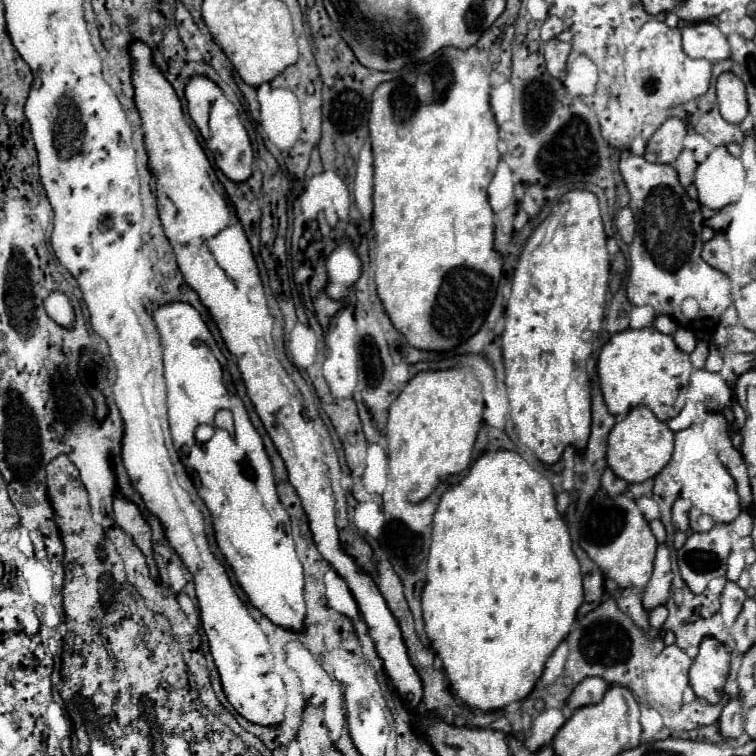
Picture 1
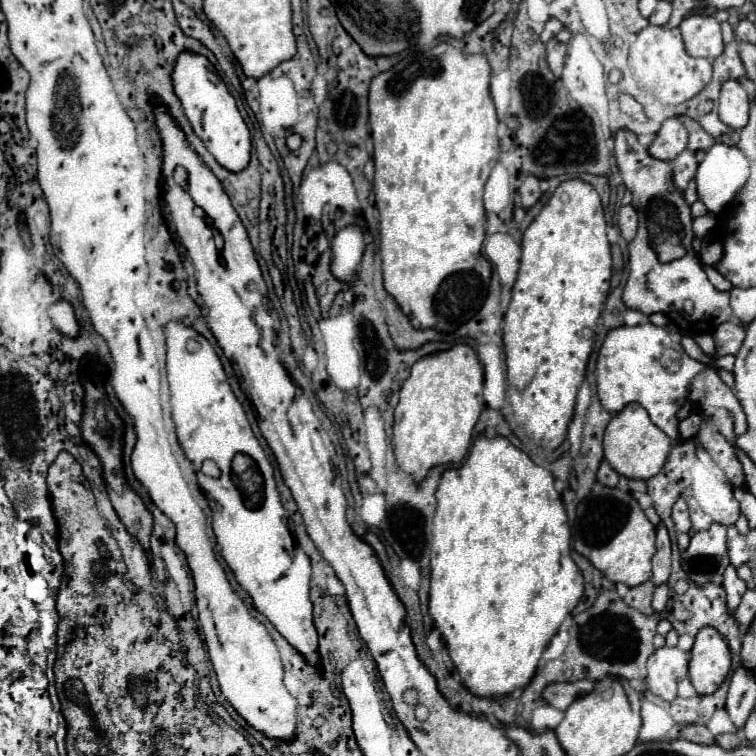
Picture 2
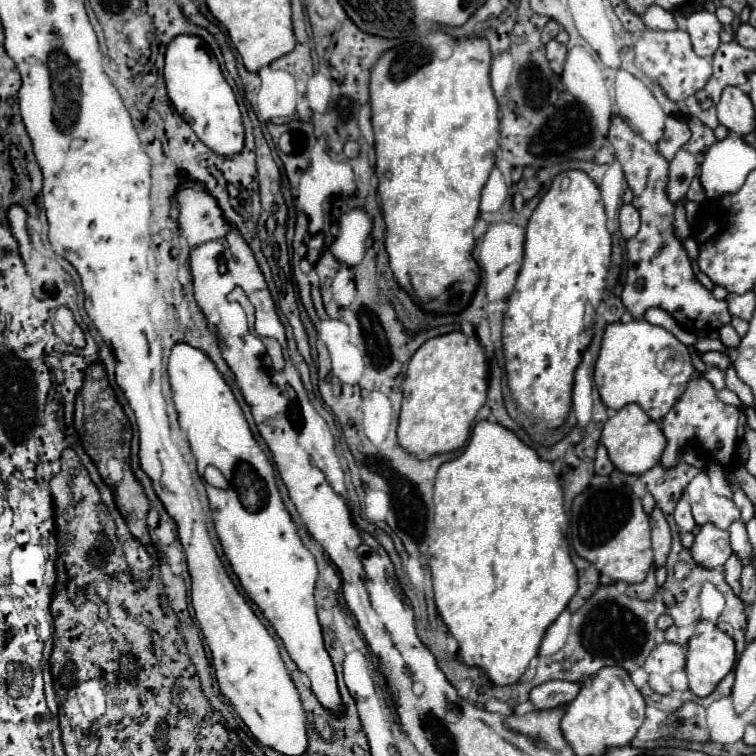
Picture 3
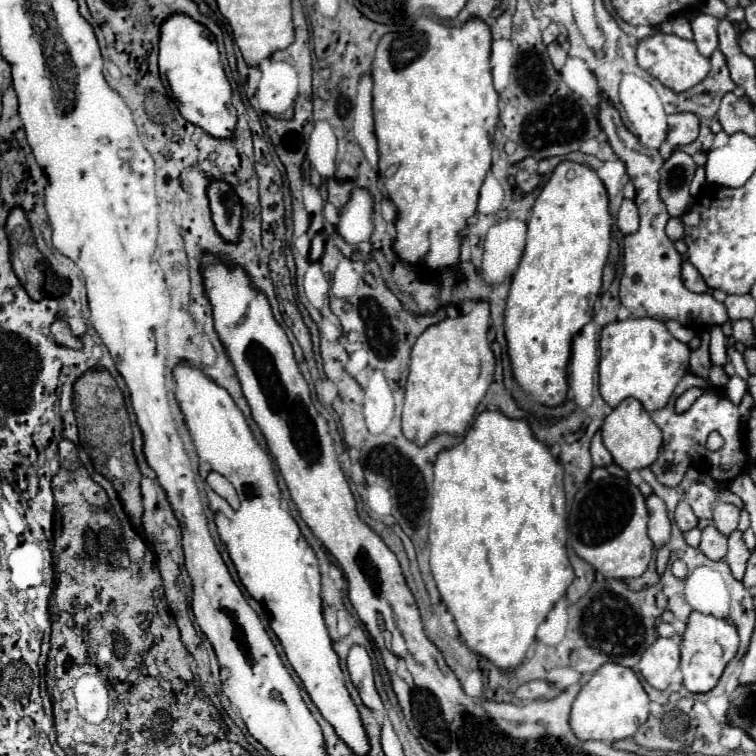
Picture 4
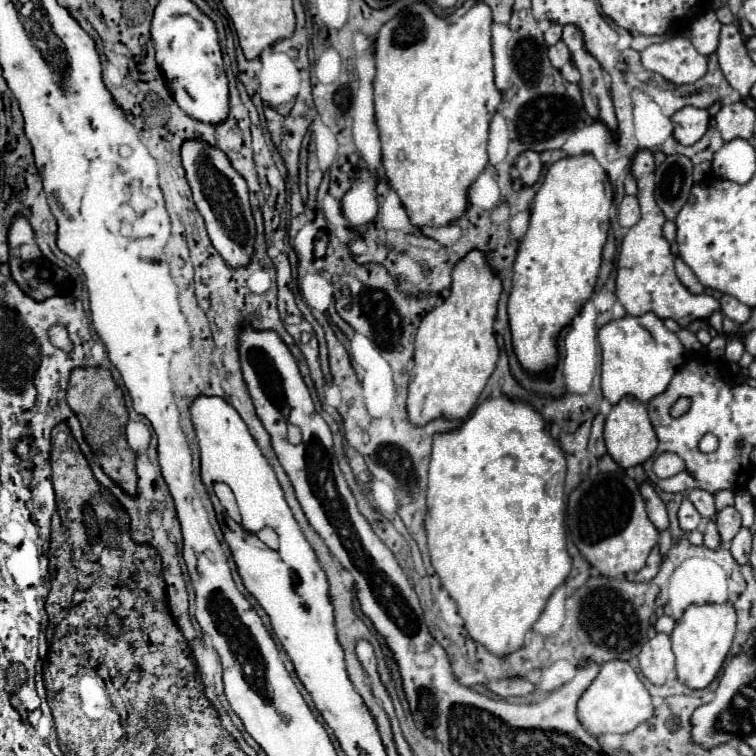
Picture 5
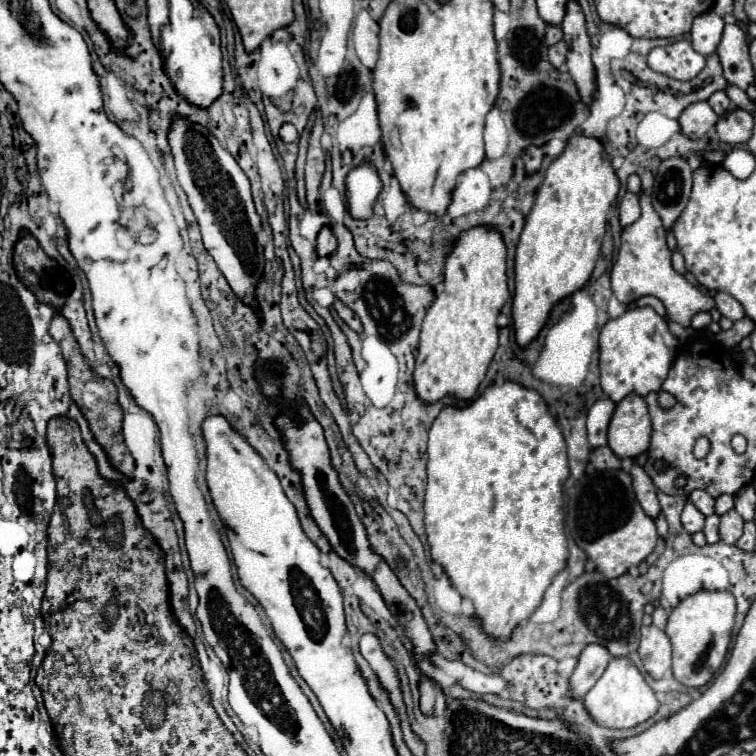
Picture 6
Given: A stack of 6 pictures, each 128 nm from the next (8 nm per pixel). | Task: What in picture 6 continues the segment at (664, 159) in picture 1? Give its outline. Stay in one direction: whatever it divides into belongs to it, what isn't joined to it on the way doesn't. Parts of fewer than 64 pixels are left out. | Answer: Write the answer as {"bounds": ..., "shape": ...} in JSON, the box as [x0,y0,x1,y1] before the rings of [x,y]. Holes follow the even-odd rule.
{"bounds":[678,102,718,138],"shape":[[[696,102],[696,104],[690,104],[682,112],[682,116],[678,118],[678,122],[682,126],[682,132],[688,138],[702,138],[704,134],[708,134],[716,126],[718,116],[710,108],[708,102]]]}

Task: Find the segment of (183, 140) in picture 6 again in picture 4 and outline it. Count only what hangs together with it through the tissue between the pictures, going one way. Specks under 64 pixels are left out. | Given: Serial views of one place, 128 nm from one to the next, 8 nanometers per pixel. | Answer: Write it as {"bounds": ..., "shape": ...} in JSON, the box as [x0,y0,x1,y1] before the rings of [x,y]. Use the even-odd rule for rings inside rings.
{"bounds":[206,180,242,244],"shape":[[[212,180],[212,184],[208,184],[206,188],[206,196],[216,232],[222,236],[224,242],[238,244],[242,236],[242,200],[224,180]]]}

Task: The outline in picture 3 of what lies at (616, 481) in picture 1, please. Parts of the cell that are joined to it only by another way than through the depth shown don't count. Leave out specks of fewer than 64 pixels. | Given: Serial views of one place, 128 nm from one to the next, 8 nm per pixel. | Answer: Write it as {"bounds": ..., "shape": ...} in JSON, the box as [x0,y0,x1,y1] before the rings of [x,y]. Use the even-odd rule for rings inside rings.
{"bounds":[594,444,614,476],"shape":[[[598,444],[594,468],[596,468],[596,474],[602,474],[602,476],[608,476],[608,474],[614,470],[614,464],[612,464],[610,458],[608,458],[608,450],[606,450],[602,444]]]}

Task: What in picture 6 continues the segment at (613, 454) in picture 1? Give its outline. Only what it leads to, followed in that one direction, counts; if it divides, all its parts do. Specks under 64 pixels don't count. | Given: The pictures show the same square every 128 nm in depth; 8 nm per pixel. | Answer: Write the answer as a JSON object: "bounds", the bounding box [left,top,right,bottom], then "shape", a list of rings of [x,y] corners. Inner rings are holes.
{"bounds":[608,392,650,458],"shape":[[[632,392],[616,404],[608,426],[608,446],[618,458],[636,458],[648,450],[650,432],[648,406],[642,396]]]}

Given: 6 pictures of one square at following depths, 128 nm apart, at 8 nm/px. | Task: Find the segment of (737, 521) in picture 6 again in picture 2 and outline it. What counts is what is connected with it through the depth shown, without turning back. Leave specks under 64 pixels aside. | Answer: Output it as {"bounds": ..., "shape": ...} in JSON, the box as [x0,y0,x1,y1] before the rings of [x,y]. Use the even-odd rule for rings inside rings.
{"bounds":[692,462,740,524],"shape":[[[700,462],[694,464],[692,470],[696,470],[692,490],[700,508],[718,524],[734,524],[740,516],[740,504],[734,498],[732,488],[726,484],[724,476],[718,476]]]}

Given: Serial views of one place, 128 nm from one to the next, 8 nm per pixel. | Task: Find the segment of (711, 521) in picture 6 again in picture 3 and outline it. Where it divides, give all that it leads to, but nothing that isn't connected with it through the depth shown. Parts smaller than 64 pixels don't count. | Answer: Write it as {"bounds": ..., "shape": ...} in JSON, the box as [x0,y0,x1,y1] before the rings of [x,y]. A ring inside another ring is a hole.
{"bounds":[690,524,732,568],"shape":[[[704,524],[696,534],[696,540],[690,552],[692,552],[692,558],[706,568],[724,566],[724,562],[732,554],[728,532],[716,528],[714,524]]]}

